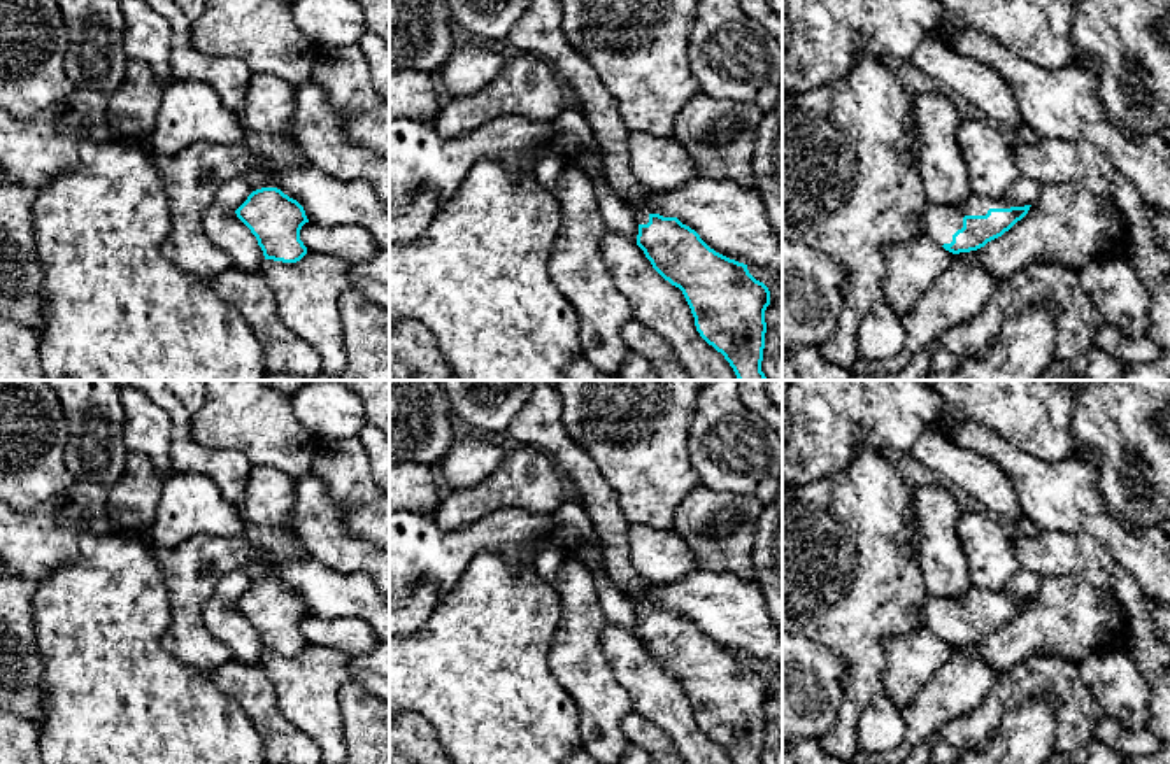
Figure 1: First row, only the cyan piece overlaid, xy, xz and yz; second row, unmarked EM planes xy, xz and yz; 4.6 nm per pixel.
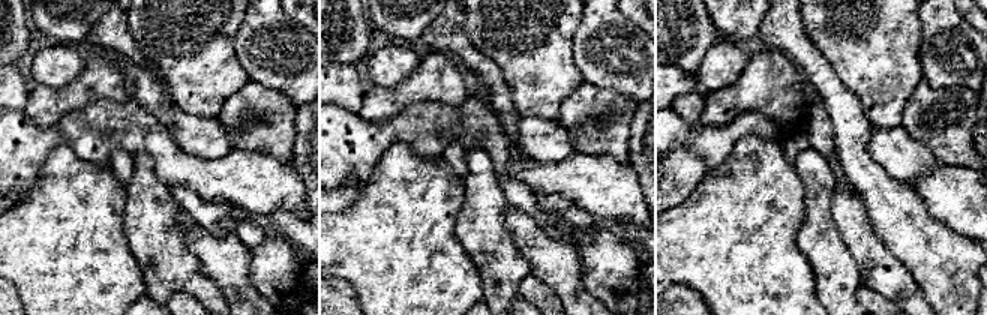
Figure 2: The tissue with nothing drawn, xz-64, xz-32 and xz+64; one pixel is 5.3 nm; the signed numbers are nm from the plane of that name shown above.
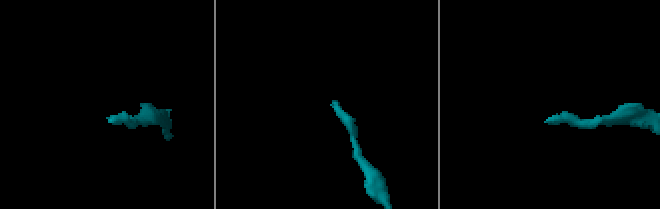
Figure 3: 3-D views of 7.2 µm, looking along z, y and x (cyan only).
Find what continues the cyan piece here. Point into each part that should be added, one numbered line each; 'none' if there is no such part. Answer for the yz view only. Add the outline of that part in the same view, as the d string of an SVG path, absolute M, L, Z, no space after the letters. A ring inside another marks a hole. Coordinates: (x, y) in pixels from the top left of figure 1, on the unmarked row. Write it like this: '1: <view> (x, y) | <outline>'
1: yz (939, 614) | M972 587L965 598L926 596L923 606L916 610L923 629L937 638L951 636L952 627L963 620L965 608L986 608L989 601L1010 601L1005 592L991 592Z

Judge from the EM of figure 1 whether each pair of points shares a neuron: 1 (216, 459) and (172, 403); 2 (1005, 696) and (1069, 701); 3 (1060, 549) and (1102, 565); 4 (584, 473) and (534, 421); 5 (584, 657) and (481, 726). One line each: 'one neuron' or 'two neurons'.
1: one neuron
2: one neuron
3: one neuron
4: one neuron
5: two neurons

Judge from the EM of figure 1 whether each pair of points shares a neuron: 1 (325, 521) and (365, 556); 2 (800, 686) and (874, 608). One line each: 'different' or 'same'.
1: same
2: different

